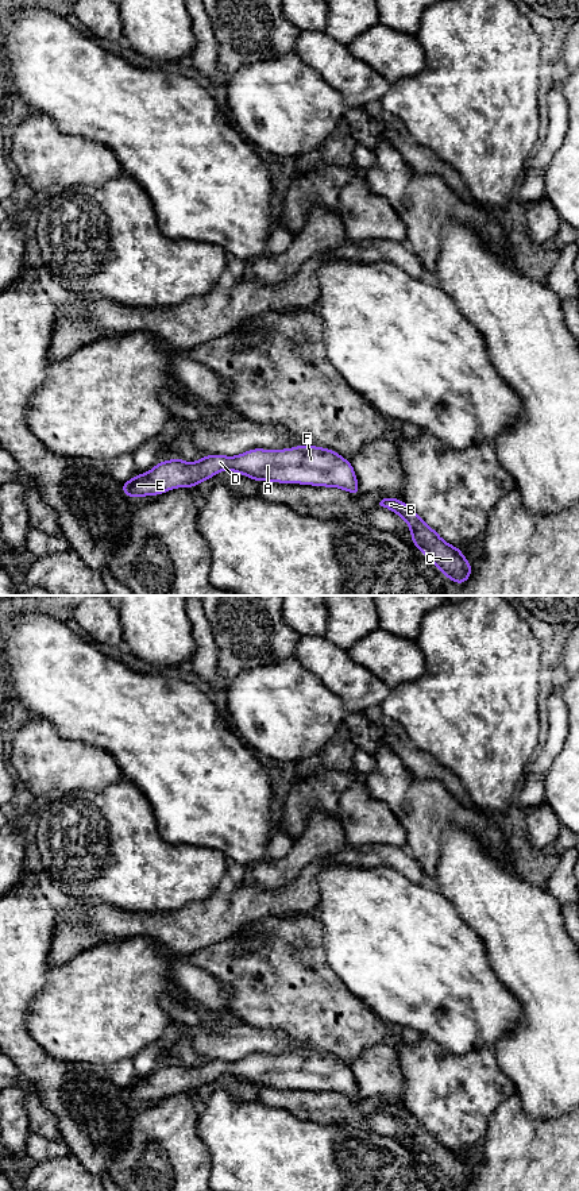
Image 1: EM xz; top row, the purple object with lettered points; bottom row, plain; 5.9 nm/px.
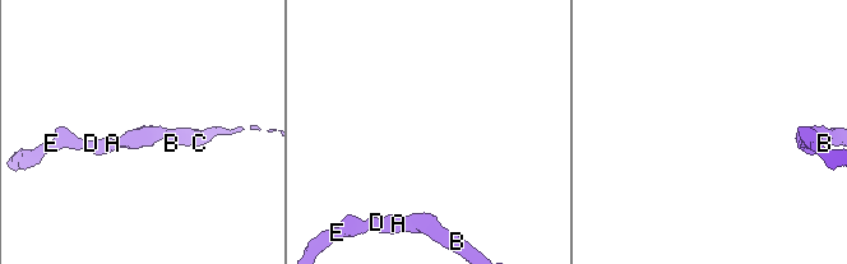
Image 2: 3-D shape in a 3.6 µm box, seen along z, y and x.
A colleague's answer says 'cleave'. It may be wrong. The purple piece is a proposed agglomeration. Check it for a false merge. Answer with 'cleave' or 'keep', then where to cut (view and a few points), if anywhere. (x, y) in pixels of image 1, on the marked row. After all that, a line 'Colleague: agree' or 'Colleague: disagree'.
keep; cut none
Colleague: disagree

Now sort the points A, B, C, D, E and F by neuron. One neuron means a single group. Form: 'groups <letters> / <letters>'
groups A B C D E F

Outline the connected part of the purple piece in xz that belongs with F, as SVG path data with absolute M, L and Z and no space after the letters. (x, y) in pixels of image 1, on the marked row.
M309 444L283 450L252 448L235 456L211 454L201 456L198 462L173 458L123 482L121 492L126 497L142 498L177 487L194 489L223 470L250 477L255 482L337 487L359 497L352 463L331 448Z

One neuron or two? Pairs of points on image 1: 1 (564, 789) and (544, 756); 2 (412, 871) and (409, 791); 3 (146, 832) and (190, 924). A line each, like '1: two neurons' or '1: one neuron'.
1: two neurons
2: two neurons
3: two neurons

